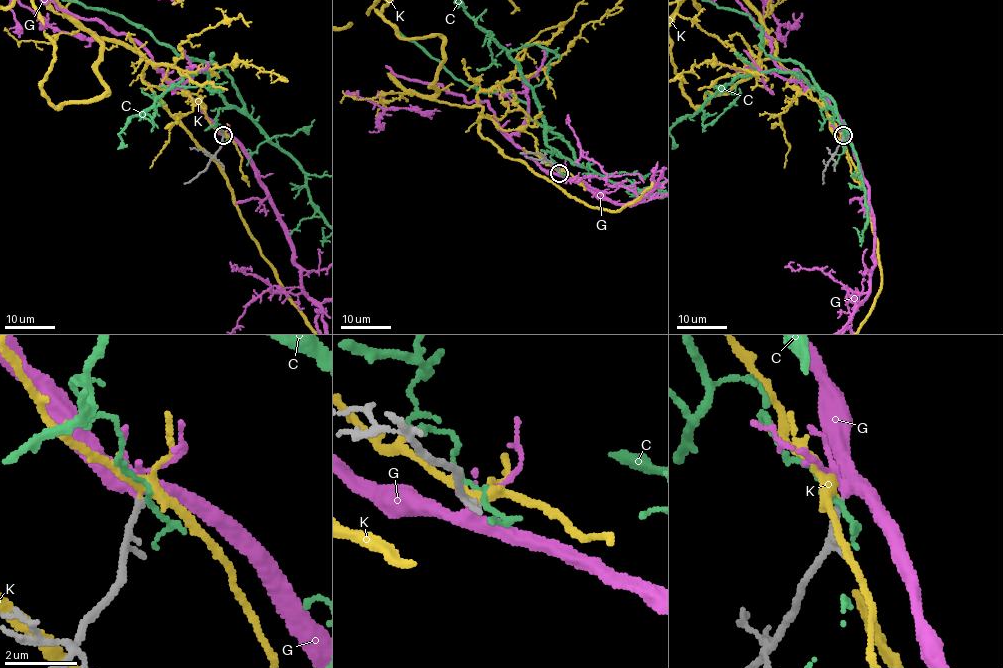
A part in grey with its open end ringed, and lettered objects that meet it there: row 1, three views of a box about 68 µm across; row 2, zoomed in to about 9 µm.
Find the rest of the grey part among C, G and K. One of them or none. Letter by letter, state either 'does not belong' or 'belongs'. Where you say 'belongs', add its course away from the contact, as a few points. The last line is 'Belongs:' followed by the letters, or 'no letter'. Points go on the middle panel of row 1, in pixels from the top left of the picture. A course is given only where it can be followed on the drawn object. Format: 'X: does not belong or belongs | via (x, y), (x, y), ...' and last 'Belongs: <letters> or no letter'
C: does not belong
G: belongs
K: does not belong
Belongs: G

